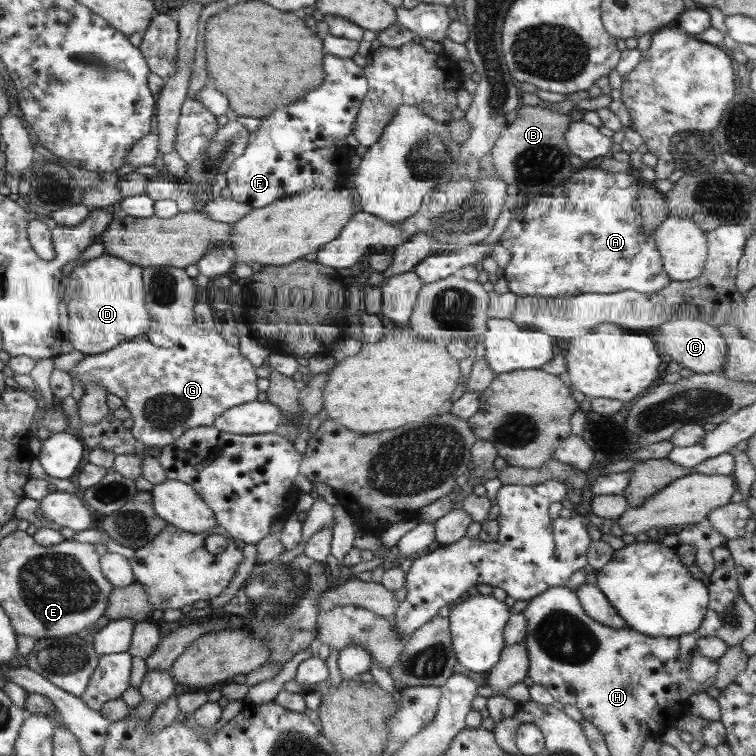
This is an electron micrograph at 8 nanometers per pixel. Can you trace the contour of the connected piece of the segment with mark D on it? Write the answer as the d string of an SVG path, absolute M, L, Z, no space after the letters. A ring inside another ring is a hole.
M103 253L68 274L71 300L66 304L68 314L67 340L77 352L94 355L143 335L149 326L149 316L143 306L141 267L122 258Z

